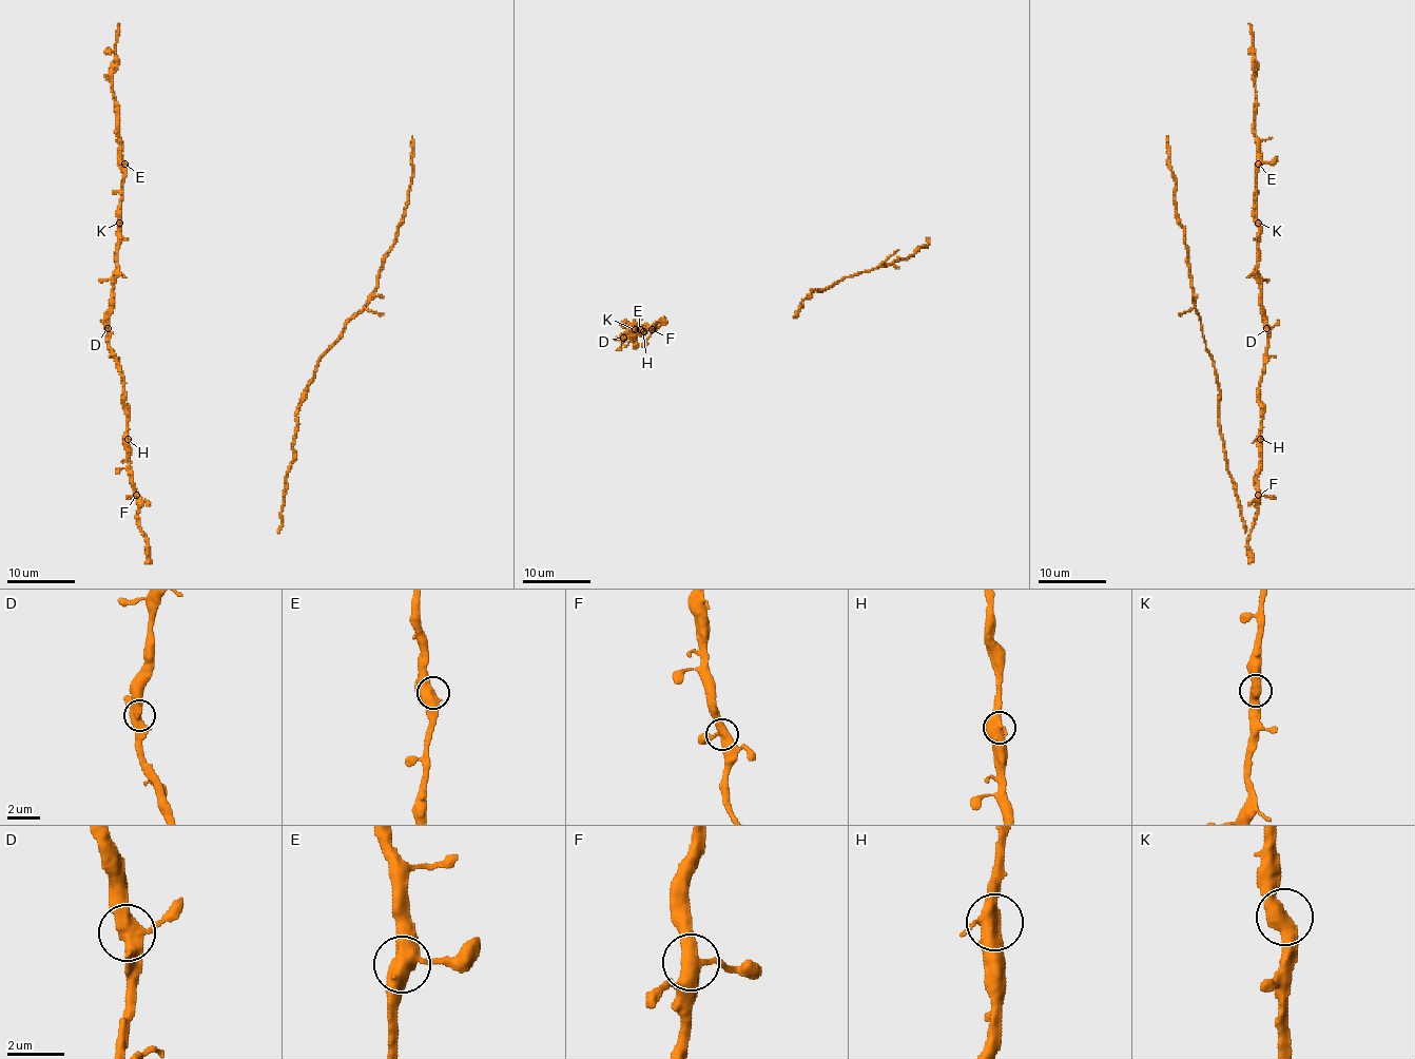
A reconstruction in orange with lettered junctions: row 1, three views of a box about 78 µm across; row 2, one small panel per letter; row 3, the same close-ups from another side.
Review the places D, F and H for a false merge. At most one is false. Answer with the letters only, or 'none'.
none

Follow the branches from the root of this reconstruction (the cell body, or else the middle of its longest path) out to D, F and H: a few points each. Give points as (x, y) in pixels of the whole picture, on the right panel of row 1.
D: (1246, 546), (1257, 511), (1262, 419), (1258, 381), (1266, 347), (1266, 328)
F: (1246, 546), (1258, 495)
H: (1246, 546), (1257, 511), (1260, 439)

